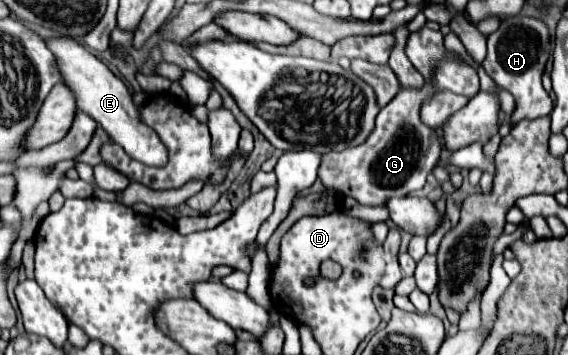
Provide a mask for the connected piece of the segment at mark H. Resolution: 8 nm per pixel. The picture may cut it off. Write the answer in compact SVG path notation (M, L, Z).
M508 17L500 23L500 29L488 37L488 55L484 59L484 71L502 89L508 89L516 99L512 123L520 119L536 119L552 111L552 99L542 87L542 73L550 59L552 41L548 25L536 17Z

